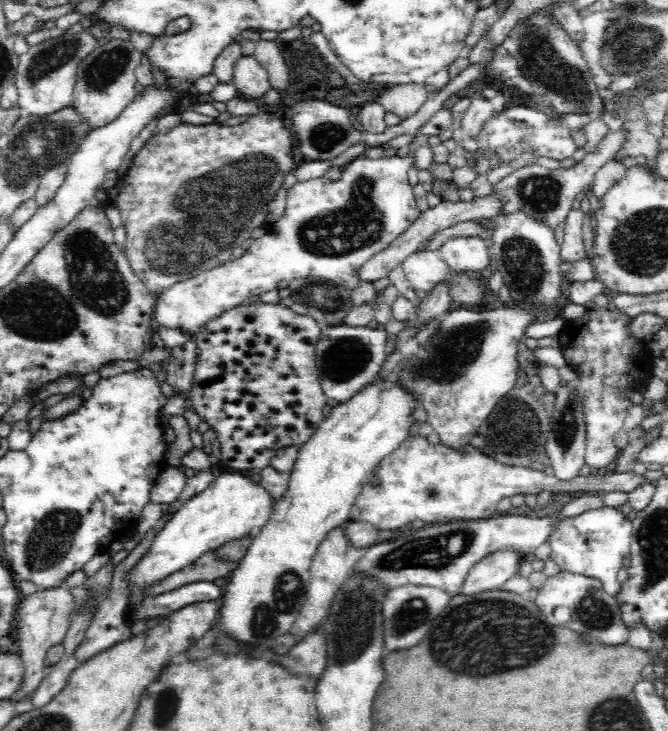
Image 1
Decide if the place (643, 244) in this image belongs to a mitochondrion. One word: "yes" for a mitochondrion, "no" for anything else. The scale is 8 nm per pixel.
yes

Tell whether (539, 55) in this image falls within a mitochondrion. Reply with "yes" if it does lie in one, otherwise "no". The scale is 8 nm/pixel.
yes

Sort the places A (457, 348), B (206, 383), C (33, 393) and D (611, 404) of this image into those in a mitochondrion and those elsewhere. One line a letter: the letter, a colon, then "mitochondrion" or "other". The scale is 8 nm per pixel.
A: mitochondrion
B: other
C: other
D: other

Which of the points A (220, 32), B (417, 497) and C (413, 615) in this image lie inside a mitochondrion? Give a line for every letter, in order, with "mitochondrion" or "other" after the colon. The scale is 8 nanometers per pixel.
A: other
B: other
C: mitochondrion

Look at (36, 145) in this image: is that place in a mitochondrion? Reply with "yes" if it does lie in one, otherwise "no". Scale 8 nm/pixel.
yes

